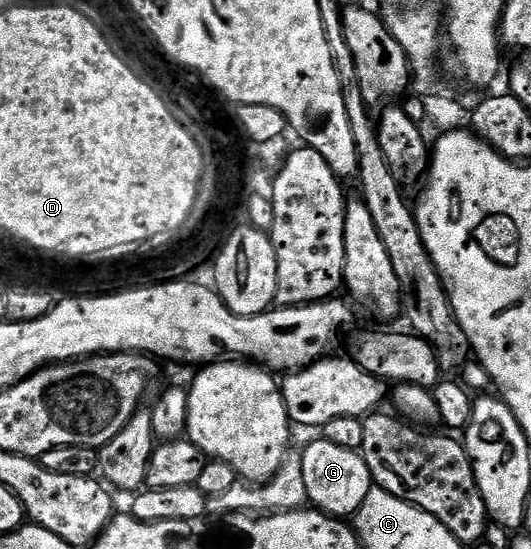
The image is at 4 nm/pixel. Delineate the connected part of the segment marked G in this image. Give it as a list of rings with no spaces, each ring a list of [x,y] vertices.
[[[316,440],[301,451],[301,457],[308,503],[314,509],[330,514],[333,518],[346,519],[348,516],[358,514],[361,504],[365,504],[365,496],[369,496],[373,485],[371,473],[362,453],[349,448],[341,448],[338,444]]]

